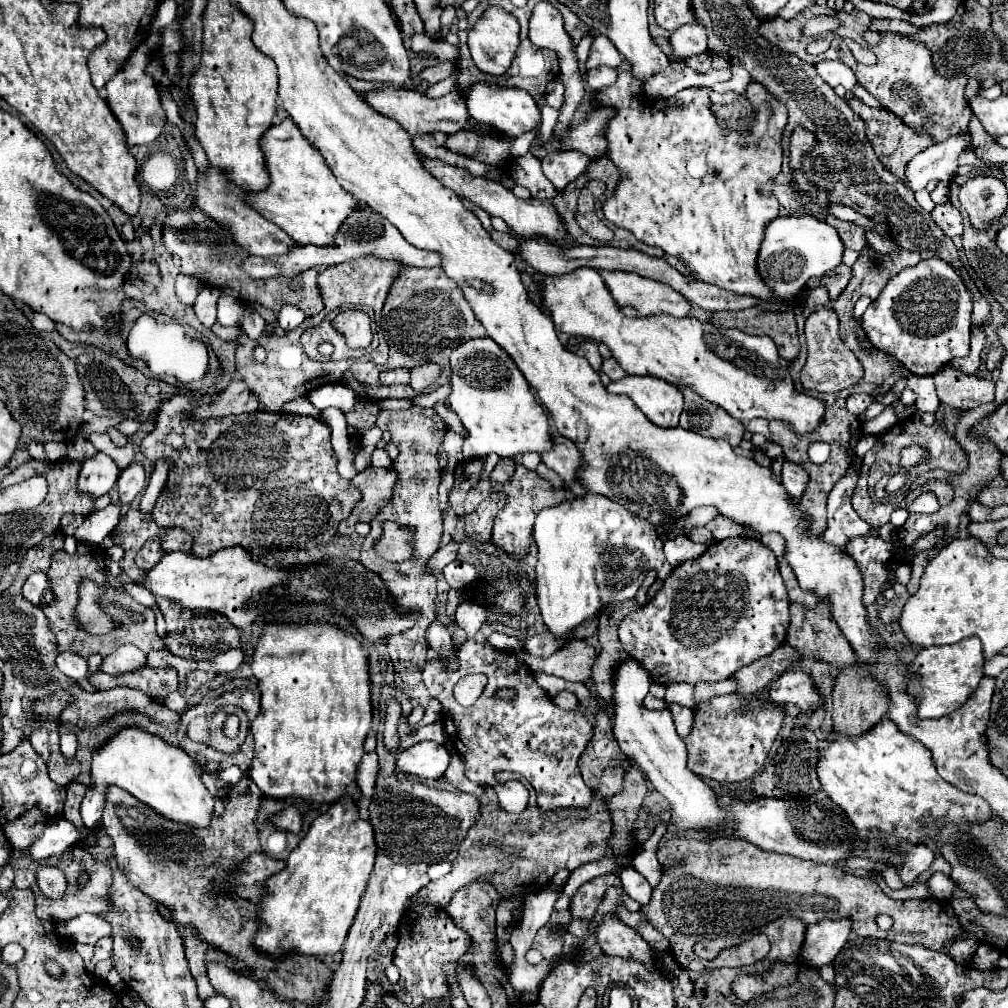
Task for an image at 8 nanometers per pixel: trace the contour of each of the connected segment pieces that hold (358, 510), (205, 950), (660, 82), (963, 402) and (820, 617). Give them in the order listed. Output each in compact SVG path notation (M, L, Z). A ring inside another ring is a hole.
M368 466L364 472L356 474L352 478L352 486L360 492L360 502L350 512L350 518L346 518L340 526L340 534L350 534L350 522L372 522L372 518L378 514L382 506L388 504L392 496L392 486L396 480L396 472L392 468L374 468Z
M186 928L186 936L184 936L184 948L186 948L186 958L188 958L188 964L190 964L190 972L198 984L198 996L202 1000L214 996L214 988L210 986L208 982L208 976L206 976L206 964L208 962L224 962L228 964L230 968L236 970L236 962L234 958L226 956L224 952L212 948L206 940L202 940L198 934L194 934L192 928Z
M672 62L666 70L658 72L658 76L650 78L644 90L650 98L670 98L682 88L714 86L716 82L728 78L730 78L730 70L708 70L704 74L698 74L692 68L688 68L684 62Z
M944 366L934 374L938 398L958 410L970 410L984 402L994 400L994 382L978 376L962 374L950 366Z
M818 600L814 610L806 608L804 604L792 602L790 604L790 616L792 616L792 622L790 622L790 628L788 628L786 642L790 646L798 648L804 658L816 658L816 660L828 662L832 666L832 670L834 670L832 674L856 664L858 658L854 654L854 648L846 642L842 630L838 630L838 624L832 620L834 616L830 614L830 602L820 602Z

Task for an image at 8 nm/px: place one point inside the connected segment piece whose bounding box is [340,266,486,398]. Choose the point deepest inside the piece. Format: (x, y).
(425, 316)

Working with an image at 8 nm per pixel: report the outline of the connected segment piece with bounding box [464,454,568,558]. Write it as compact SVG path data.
M488 454L484 460L484 468L482 468L482 474L480 474L480 480L476 482L474 490L468 492L466 496L466 502L464 502L464 508L466 508L466 514L472 514L480 502L488 500L492 494L504 494L506 496L506 504L504 508L496 514L494 518L494 532L492 532L492 540L502 546L508 554L512 554L514 558L518 556L524 556L528 552L528 544L530 544L530 536L532 536L532 524L534 524L534 518L536 514L546 508L546 506L556 506L560 502L564 502L568 498L568 490L558 490L554 488L546 478L542 478L536 470L528 470L526 466L522 464L516 464L516 472L512 476L510 482L506 482L504 486L496 486L496 484L490 484L488 482L488 476L490 472L494 470L494 466L502 460L500 456L496 454Z

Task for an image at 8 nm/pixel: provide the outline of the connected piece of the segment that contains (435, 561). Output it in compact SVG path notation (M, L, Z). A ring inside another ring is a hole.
M452 538L446 546L442 546L442 548L440 548L432 558L430 558L430 562L428 562L428 570L430 570L432 574L442 572L442 570L444 570L444 566L456 558L458 548L460 548L460 540Z

